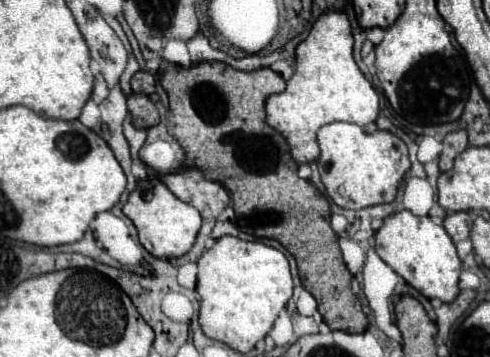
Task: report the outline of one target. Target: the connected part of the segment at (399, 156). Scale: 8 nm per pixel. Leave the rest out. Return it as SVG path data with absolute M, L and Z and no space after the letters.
M332 122L318 130L320 158L318 170L328 196L340 206L360 210L374 204L392 202L398 184L410 168L406 144L392 132L378 130L376 124L366 128L350 122Z

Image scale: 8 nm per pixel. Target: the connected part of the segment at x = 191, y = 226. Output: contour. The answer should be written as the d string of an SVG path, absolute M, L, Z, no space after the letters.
M152 176L146 180L146 186L136 186L134 192L130 192L128 204L124 204L122 210L134 222L134 226L138 230L140 244L152 256L156 256L156 258L180 258L192 248L196 234L202 226L202 218L194 206L182 202L166 186L160 186L160 184L162 184L162 180L158 176Z

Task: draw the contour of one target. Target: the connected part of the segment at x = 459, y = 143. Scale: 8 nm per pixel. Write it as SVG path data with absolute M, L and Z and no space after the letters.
M466 130L450 132L450 134L444 136L442 144L444 144L444 150L442 150L442 154L440 154L440 170L446 172L446 170L452 168L454 158L456 158L462 150L468 148L468 134L466 134Z

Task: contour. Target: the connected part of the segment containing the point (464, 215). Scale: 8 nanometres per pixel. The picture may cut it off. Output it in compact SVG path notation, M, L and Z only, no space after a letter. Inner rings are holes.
M452 212L444 218L444 228L454 242L466 240L472 230L472 214L468 212Z

